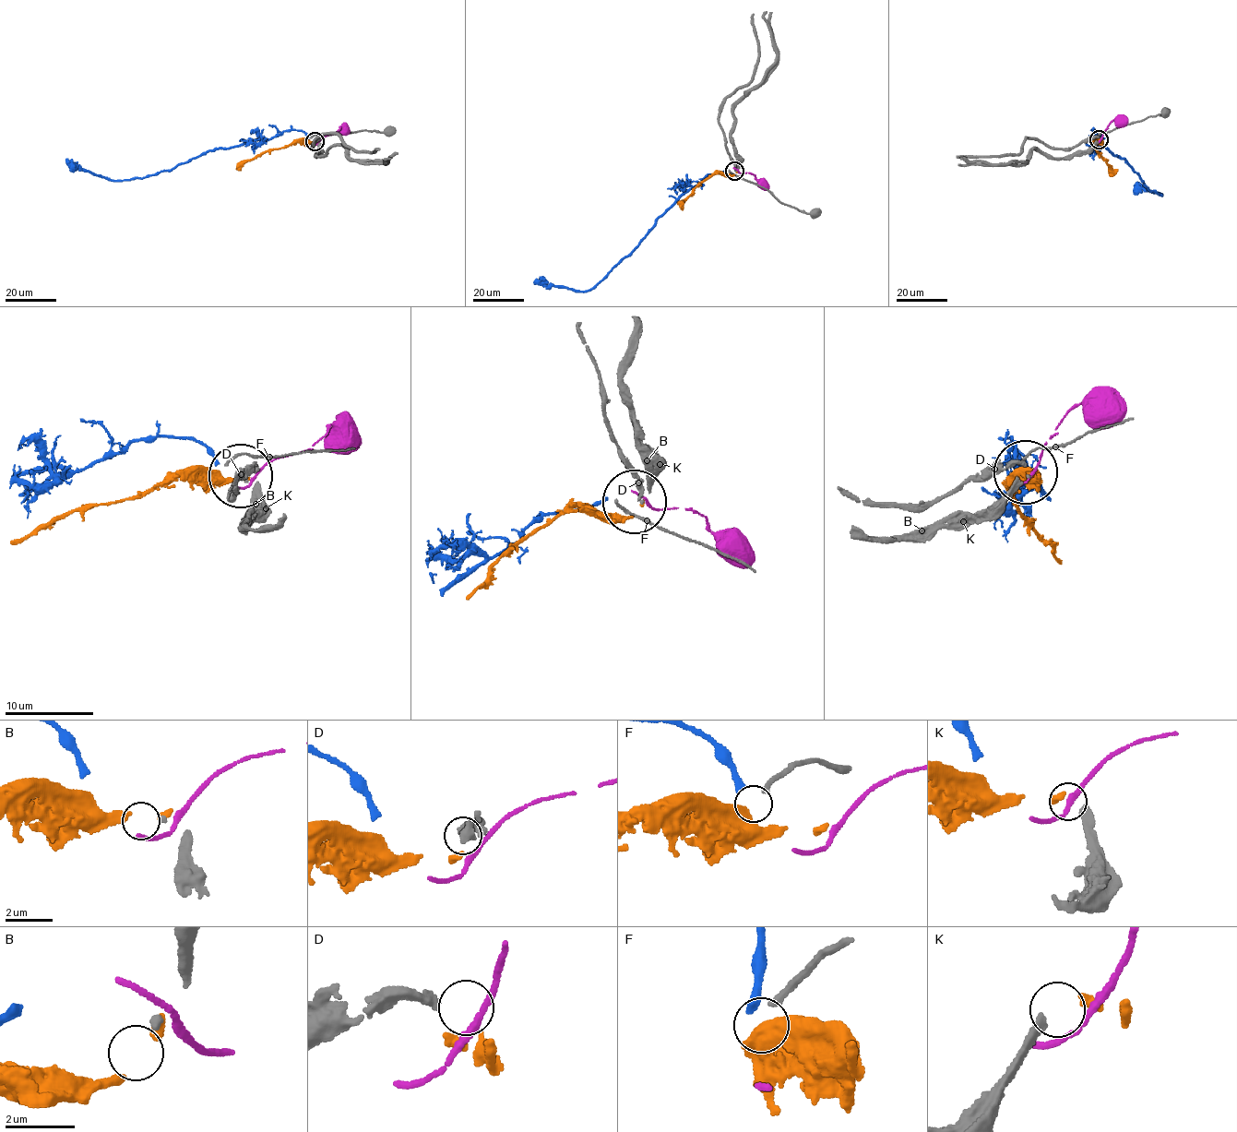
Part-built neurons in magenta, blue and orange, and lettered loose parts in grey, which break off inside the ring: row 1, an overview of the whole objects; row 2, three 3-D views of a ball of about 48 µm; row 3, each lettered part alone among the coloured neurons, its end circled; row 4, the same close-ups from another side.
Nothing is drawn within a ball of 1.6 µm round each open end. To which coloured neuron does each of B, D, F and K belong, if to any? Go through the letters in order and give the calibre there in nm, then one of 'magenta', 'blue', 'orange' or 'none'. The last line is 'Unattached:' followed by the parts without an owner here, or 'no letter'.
B: 160 nm | none
D: 240 nm | none
F: 240 nm | blue
K: 300 nm | orange
Unattached: B, D

